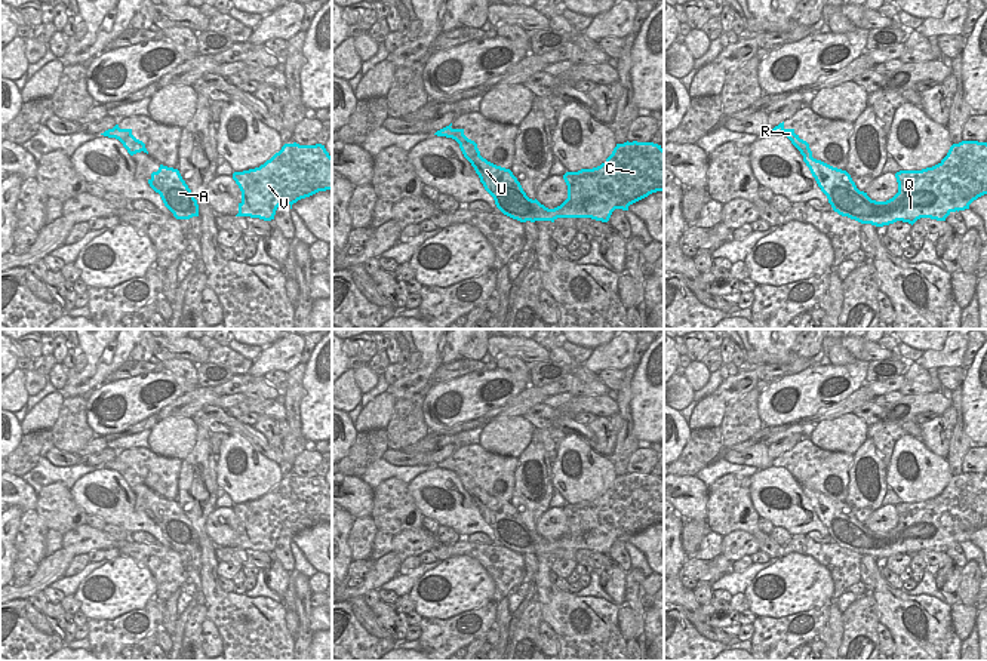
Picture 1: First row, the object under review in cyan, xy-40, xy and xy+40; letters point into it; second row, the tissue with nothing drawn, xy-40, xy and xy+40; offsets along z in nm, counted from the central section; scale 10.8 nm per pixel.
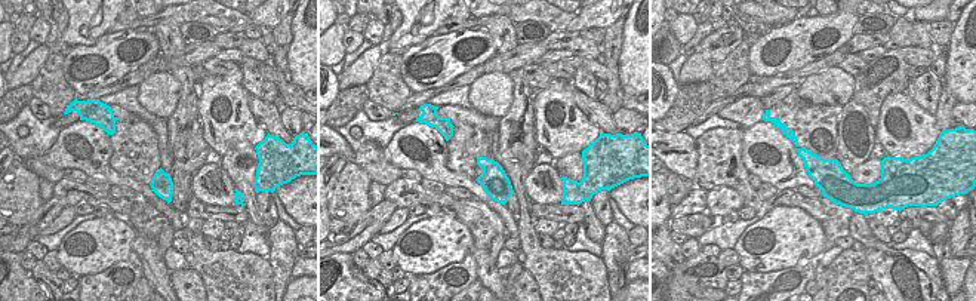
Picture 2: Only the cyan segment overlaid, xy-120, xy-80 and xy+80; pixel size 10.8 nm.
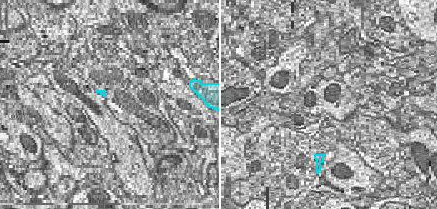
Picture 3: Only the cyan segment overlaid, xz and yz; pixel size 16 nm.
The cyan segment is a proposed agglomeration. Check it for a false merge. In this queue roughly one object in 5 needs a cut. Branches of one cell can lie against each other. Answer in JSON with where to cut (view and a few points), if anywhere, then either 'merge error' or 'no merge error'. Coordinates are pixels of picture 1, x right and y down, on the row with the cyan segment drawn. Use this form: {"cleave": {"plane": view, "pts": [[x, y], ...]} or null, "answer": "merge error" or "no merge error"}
{"cleave": null, "answer": "no merge error"}

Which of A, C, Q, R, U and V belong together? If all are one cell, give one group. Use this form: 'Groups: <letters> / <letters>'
Groups: A C Q R U V

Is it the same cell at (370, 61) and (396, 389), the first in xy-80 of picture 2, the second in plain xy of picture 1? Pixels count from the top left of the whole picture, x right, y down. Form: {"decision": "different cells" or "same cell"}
{"decision": "different cells"}

